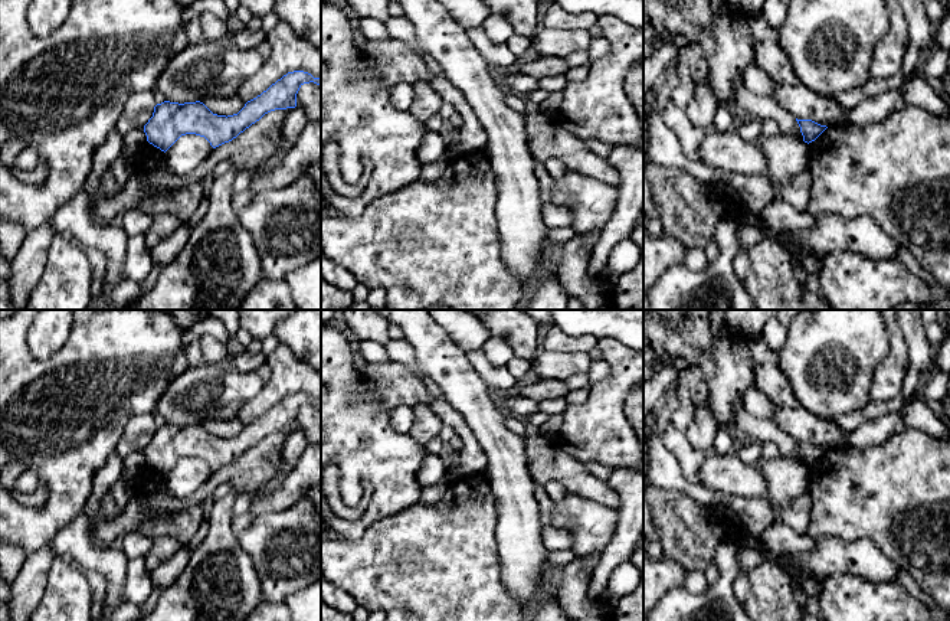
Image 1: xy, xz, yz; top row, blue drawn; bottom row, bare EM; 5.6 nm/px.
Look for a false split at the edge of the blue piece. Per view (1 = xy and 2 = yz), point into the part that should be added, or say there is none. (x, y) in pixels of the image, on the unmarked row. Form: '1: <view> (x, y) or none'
1: none
2: none

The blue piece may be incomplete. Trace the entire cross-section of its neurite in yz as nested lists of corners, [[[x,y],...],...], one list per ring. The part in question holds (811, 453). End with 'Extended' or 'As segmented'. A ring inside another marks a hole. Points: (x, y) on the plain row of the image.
[[[796,441],[796,444],[800,450],[803,464],[808,467],[815,464],[828,451],[826,448],[820,448],[812,442],[797,442]]]. As segmented

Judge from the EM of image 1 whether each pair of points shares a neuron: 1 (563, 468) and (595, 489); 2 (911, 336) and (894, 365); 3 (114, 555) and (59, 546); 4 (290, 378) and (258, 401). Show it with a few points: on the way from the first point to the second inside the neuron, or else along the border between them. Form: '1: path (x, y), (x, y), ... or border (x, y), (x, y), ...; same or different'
1: path (570, 473), (587, 486); same
2: border (898, 324), (906, 342), (910, 366); different
3: path (101, 555), (89, 555), (81, 546), (72, 546); same
4: path (282, 382), (265, 399); same

